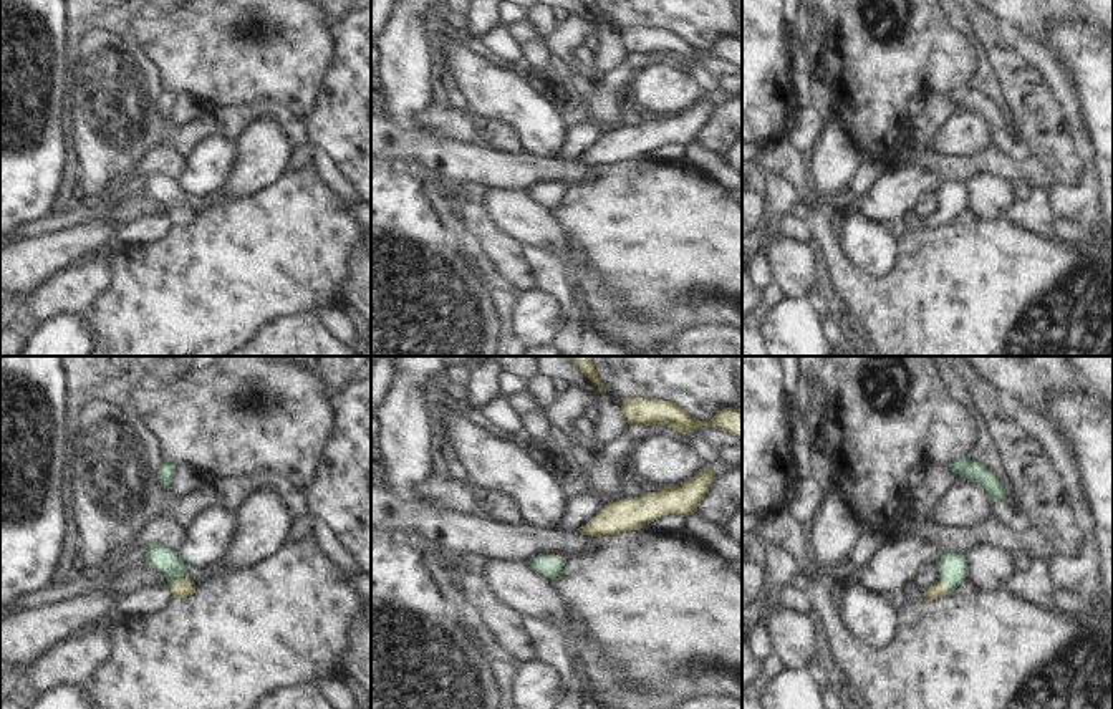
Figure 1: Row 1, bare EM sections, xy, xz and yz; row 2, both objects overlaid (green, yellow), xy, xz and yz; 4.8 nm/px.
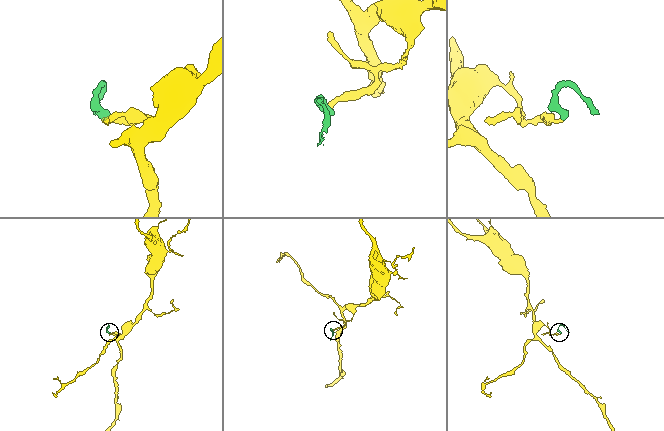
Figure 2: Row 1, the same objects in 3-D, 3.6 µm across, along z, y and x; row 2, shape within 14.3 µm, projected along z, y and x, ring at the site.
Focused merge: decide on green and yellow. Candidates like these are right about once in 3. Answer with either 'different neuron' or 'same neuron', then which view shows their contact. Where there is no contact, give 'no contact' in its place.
same neuron | xy

